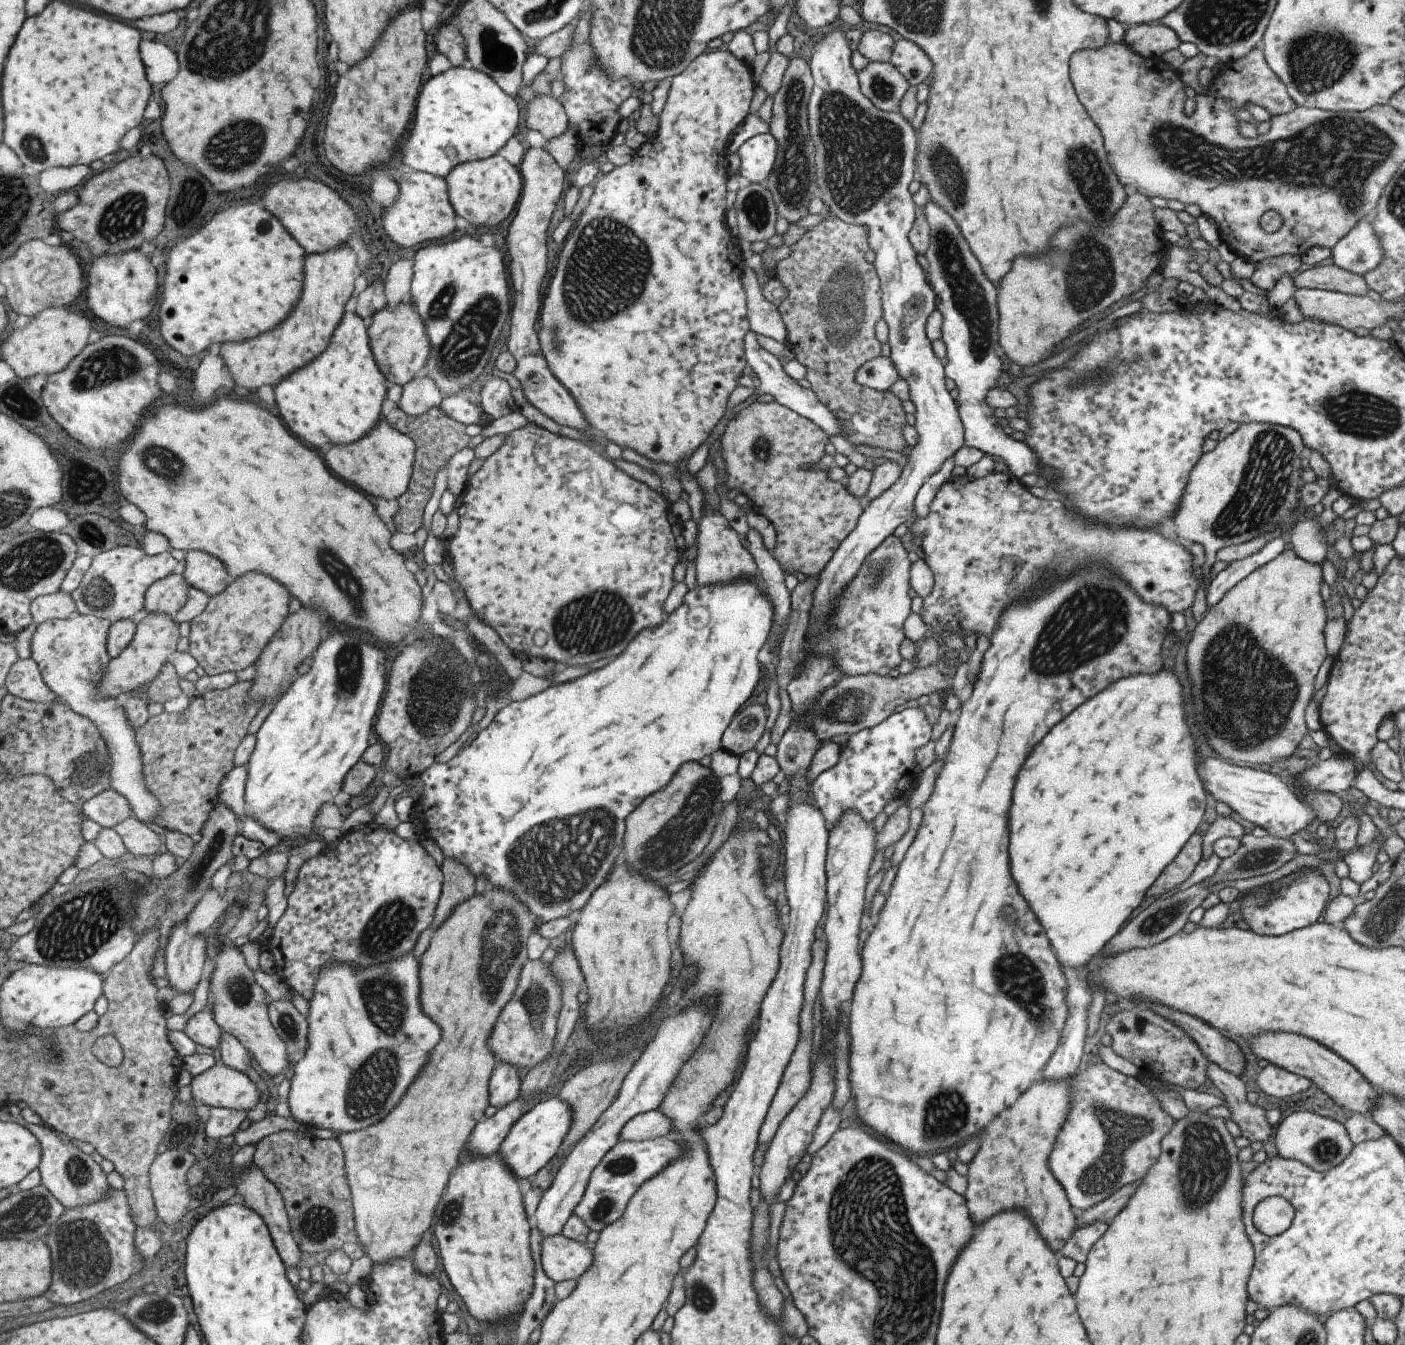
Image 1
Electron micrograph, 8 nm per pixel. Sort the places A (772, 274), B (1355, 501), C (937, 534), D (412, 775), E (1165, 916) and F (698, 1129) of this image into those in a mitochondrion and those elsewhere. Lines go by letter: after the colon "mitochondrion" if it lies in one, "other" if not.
A: other
B: other
C: other
D: other
E: mitochondrion
F: other

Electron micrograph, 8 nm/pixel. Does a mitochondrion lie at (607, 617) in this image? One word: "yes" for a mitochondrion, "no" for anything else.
yes

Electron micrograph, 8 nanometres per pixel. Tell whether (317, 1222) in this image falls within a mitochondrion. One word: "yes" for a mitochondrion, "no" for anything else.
yes

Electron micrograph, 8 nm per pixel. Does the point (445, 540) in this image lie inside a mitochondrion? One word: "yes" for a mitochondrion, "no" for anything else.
no

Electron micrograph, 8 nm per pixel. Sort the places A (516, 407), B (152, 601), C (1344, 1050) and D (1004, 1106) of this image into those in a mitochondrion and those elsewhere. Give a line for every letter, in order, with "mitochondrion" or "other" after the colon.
A: other
B: other
C: other
D: other

